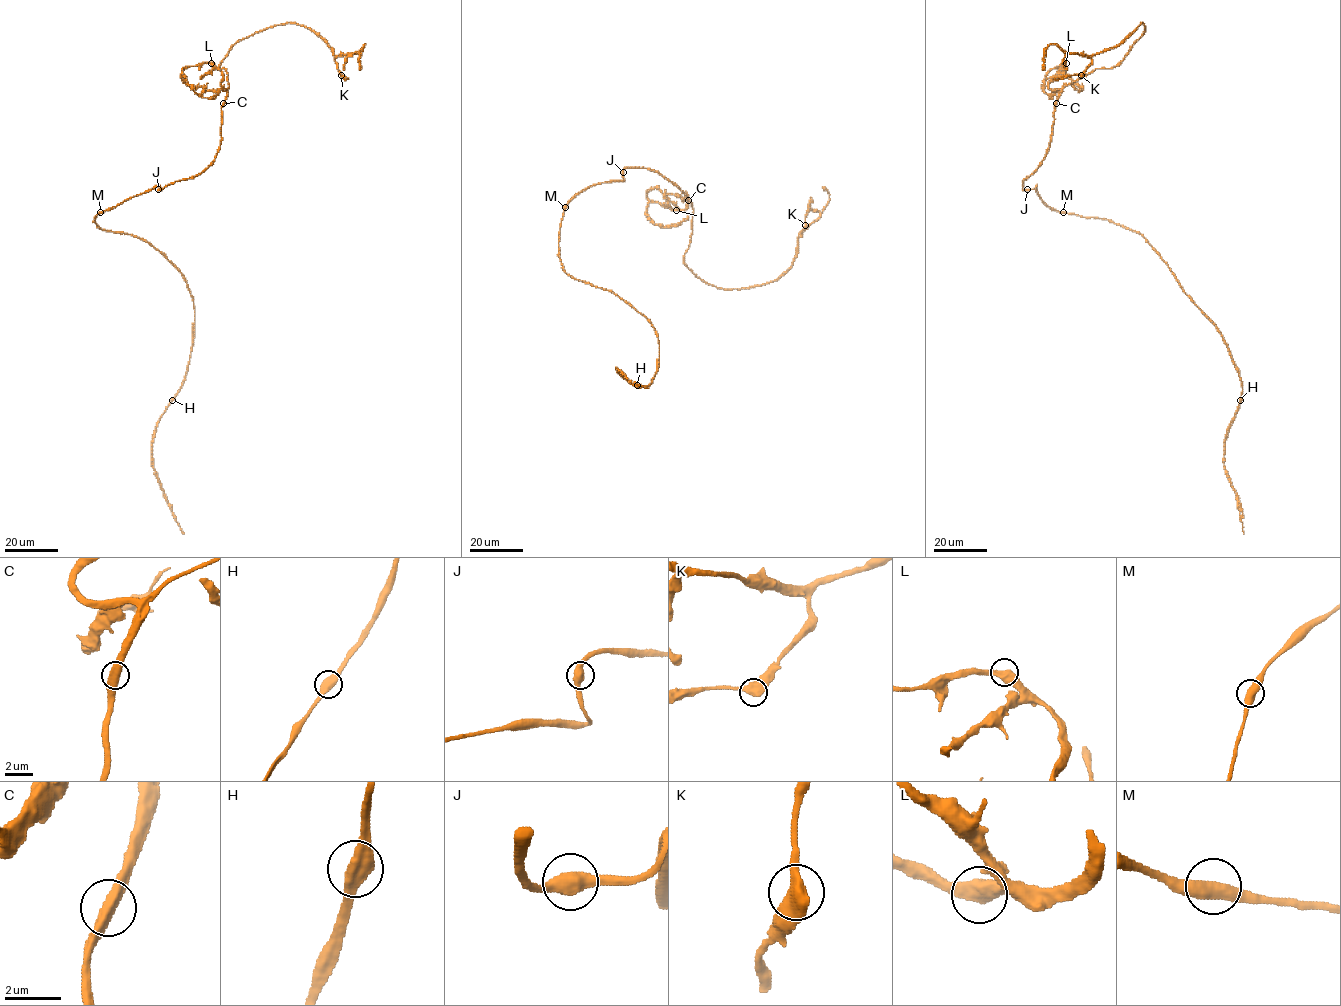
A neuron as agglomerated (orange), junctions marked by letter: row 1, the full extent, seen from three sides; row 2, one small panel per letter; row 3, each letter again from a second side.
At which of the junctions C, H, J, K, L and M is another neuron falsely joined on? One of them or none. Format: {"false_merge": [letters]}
{"false_merge": ["H"]}

